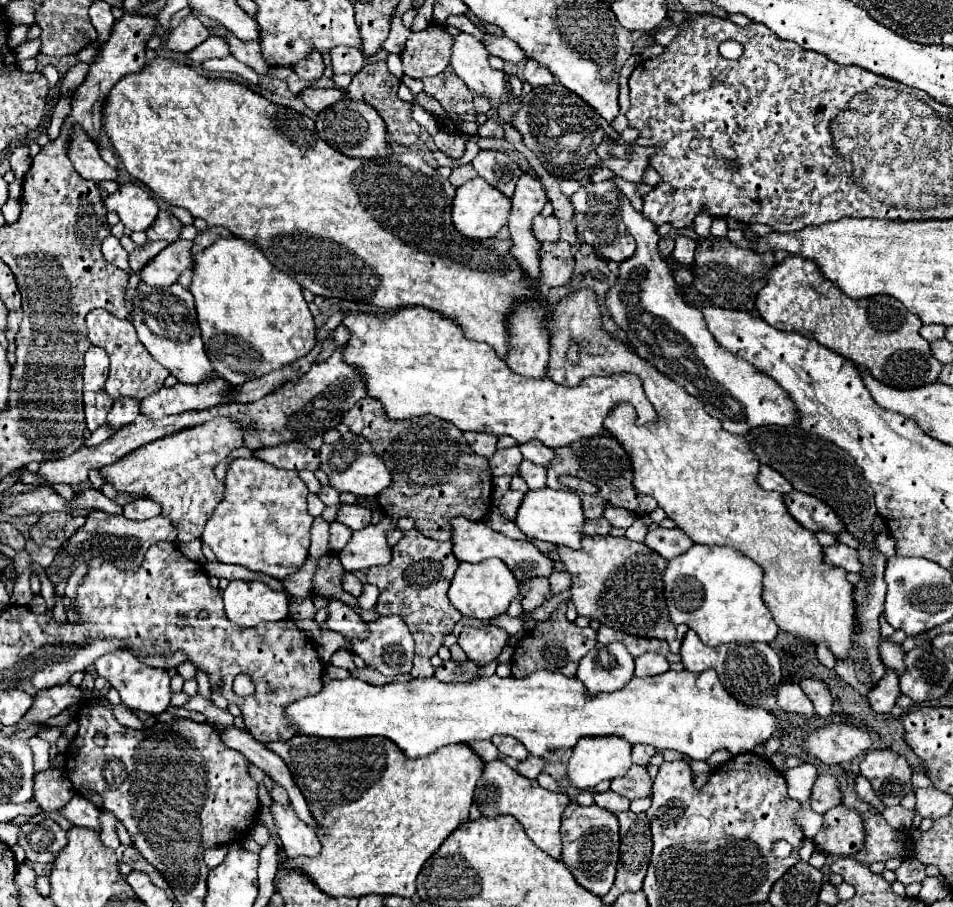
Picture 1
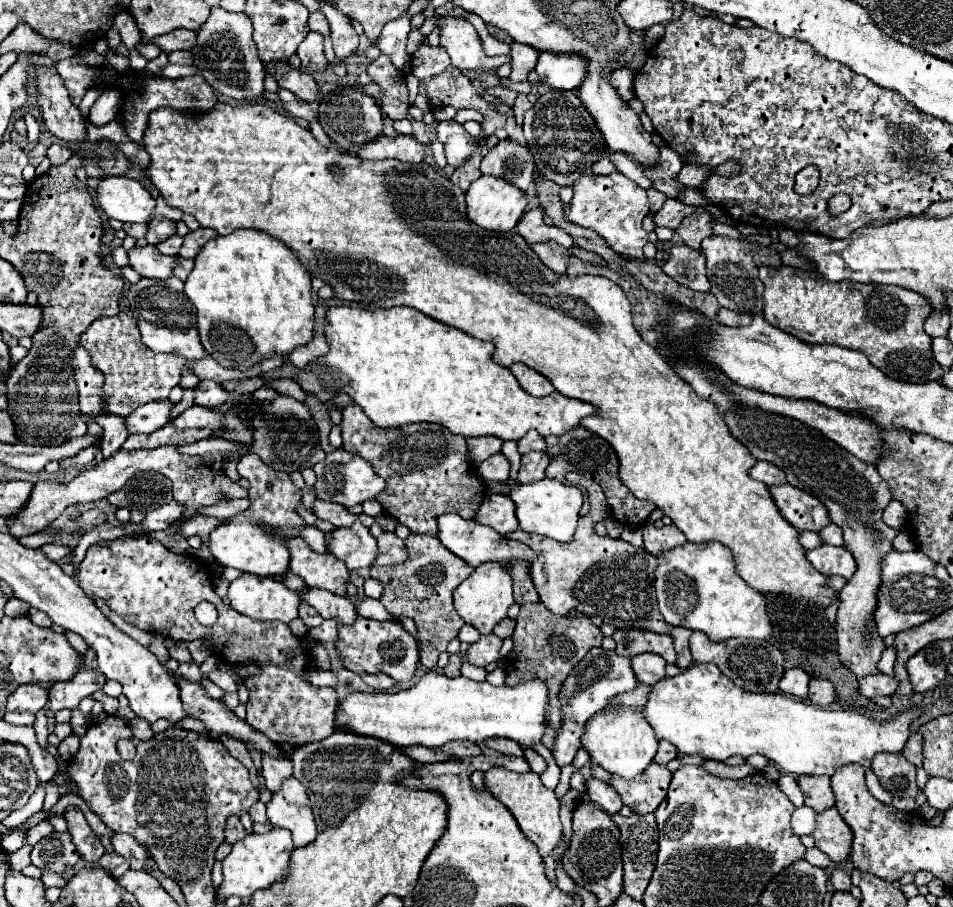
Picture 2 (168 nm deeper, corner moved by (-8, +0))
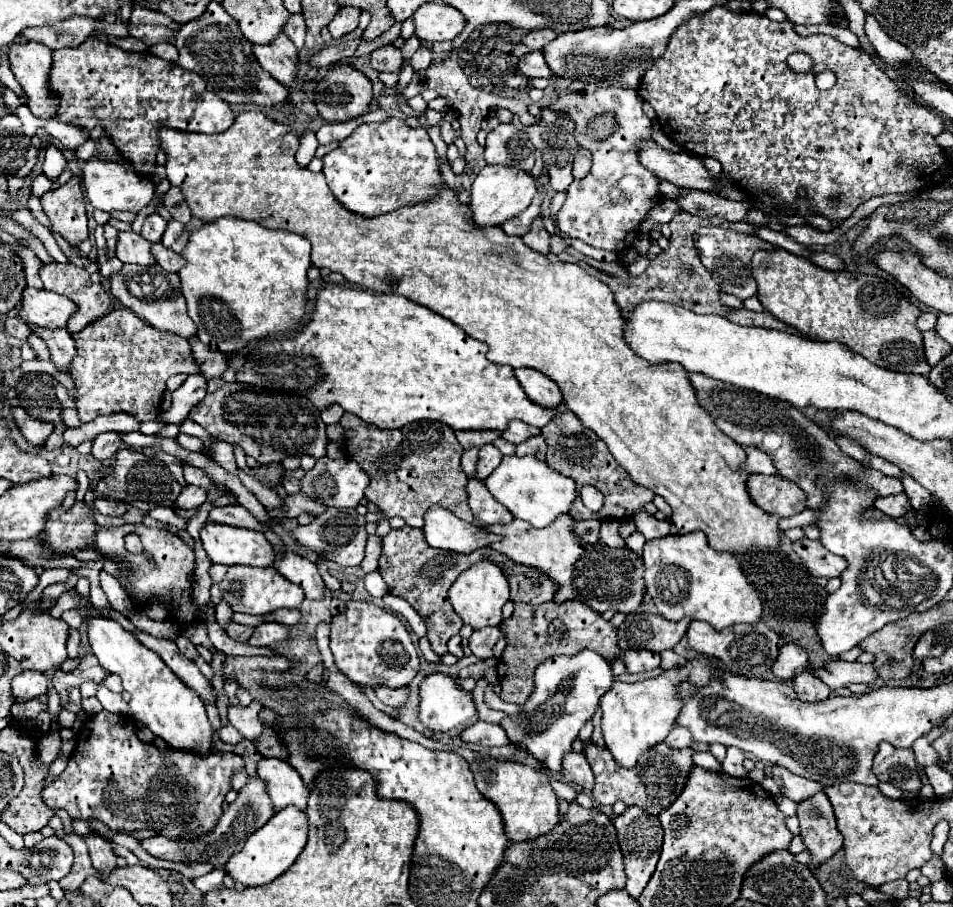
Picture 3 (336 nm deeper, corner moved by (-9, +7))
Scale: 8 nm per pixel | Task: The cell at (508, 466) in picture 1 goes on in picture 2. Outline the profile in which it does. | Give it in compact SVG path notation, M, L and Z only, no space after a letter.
M503 452L493 454L485 462L479 464L479 474L483 480L493 480L493 482L505 482L509 478L509 460L505 458Z

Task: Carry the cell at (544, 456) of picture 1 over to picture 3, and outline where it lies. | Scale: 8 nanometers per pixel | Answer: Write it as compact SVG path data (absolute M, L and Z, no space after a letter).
M510 421L510 425L508 425L506 431L502 433L502 439L510 441L510 443L514 443L514 445L526 441L528 437L530 437L530 429L528 429L528 425L522 423L522 421Z

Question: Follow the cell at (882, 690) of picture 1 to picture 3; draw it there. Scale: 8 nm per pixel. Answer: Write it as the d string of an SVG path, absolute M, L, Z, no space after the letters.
M830 661L822 669L810 669L814 677L818 677L822 683L826 683L830 689L840 689L846 687L848 683L874 683L876 673L872 665L862 665L862 663L844 663L844 661Z

